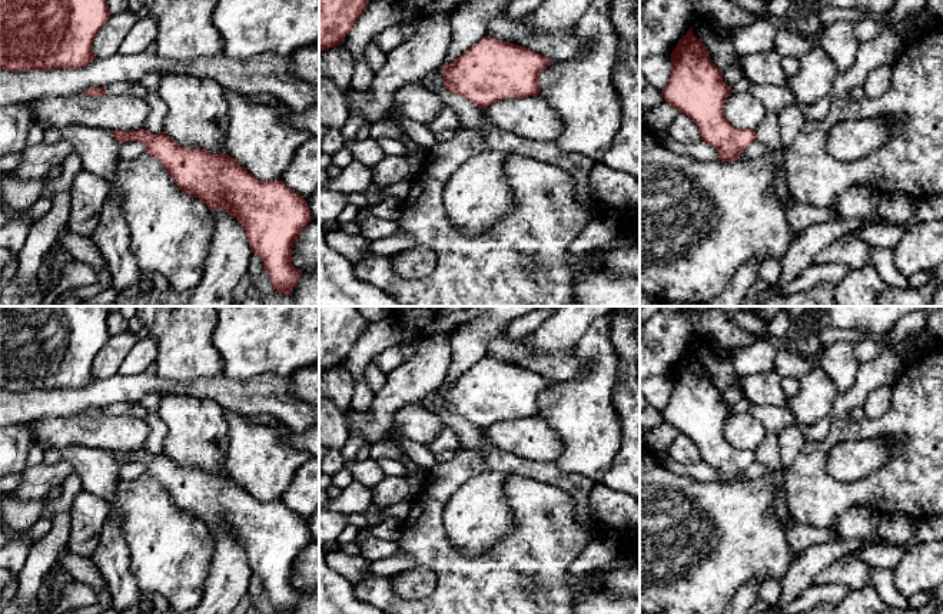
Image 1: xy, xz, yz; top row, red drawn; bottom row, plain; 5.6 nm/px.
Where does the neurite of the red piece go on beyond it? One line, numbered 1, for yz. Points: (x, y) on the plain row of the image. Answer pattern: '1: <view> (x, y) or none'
1: none

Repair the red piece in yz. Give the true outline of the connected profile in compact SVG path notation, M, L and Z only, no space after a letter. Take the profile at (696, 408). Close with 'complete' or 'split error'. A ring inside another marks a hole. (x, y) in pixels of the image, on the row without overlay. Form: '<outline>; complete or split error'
M690 348L670 376L671 394L661 411L664 421L698 447L701 461L718 471L718 481L738 481L757 461L756 451L737 449L727 442L724 427L733 411L710 382L707 366Z; complete

